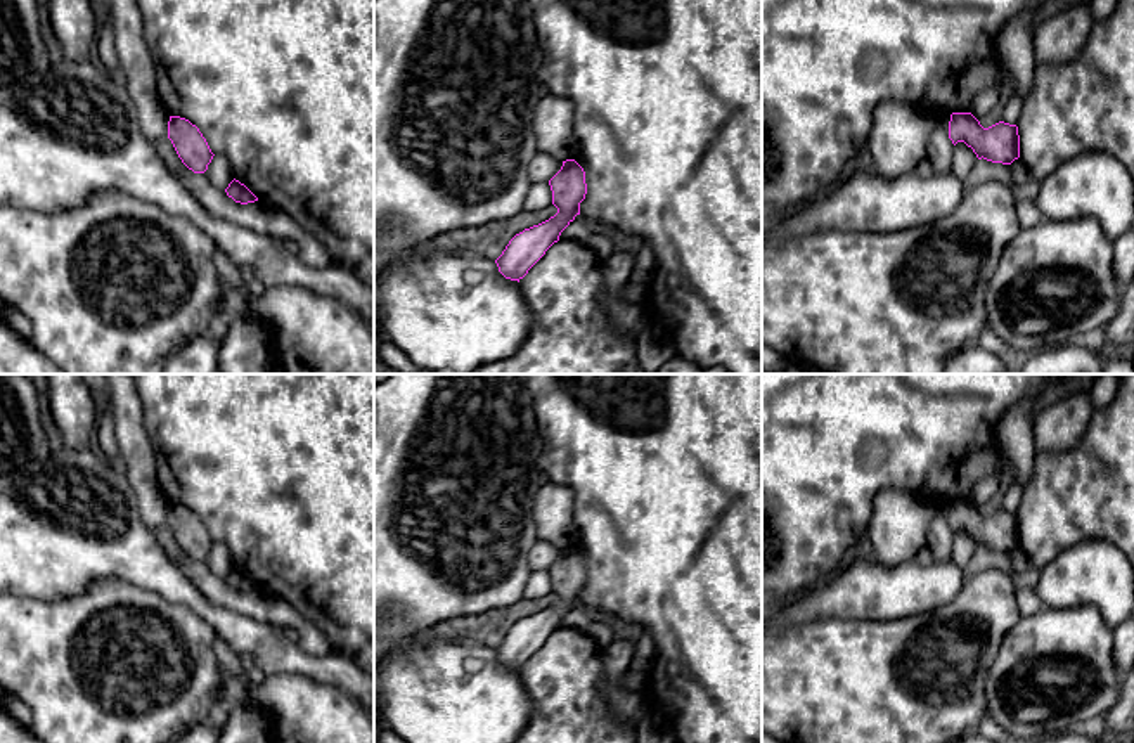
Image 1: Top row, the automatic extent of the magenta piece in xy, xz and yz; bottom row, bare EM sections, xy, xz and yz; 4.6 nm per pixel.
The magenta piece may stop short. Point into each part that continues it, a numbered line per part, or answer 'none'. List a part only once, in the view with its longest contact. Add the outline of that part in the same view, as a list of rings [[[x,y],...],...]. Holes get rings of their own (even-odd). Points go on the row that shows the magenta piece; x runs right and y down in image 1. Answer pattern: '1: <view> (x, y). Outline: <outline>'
none

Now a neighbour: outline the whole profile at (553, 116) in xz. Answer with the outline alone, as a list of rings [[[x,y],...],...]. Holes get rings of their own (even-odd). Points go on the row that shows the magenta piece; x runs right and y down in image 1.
[[[542,95],[532,111],[538,149],[559,161],[571,159],[577,151],[573,118],[575,104],[571,99]]]

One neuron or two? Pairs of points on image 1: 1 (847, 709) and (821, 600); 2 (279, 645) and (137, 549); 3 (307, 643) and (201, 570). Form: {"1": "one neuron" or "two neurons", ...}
{"1": "two neurons", "2": "one neuron", "3": "one neuron"}

